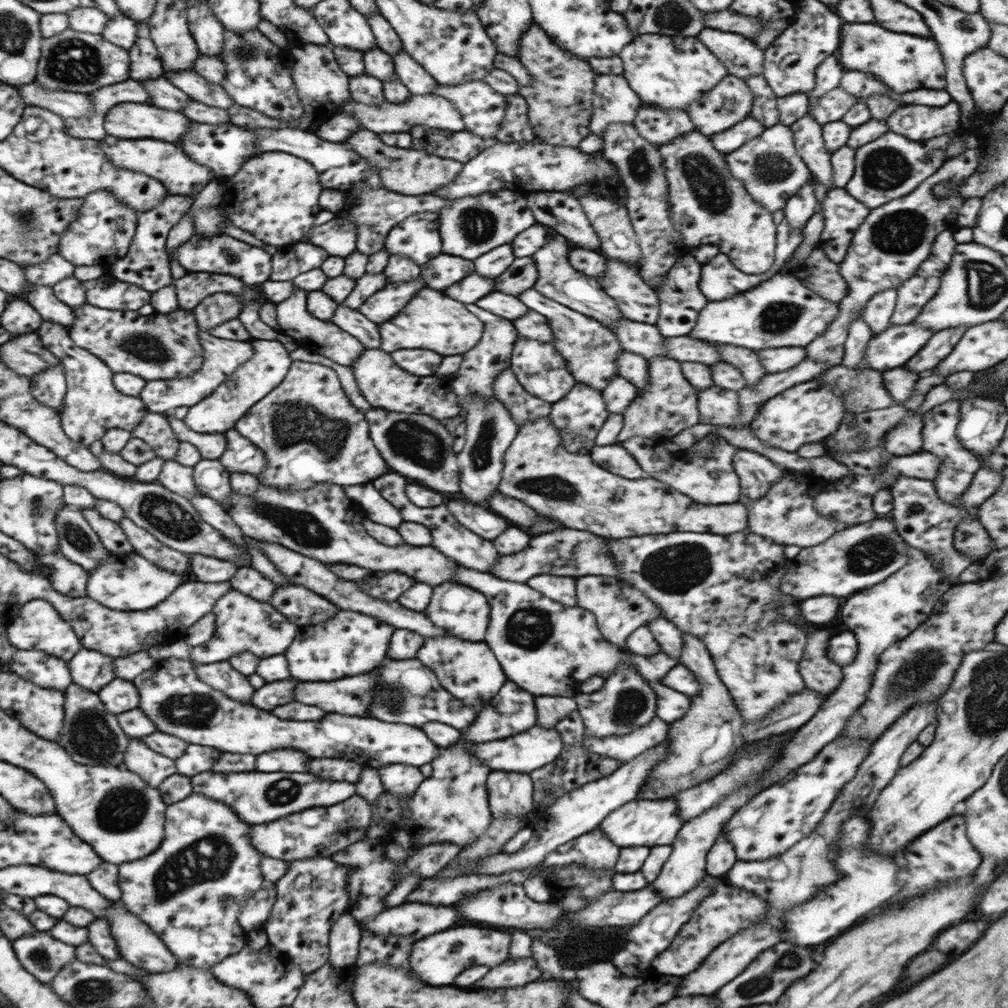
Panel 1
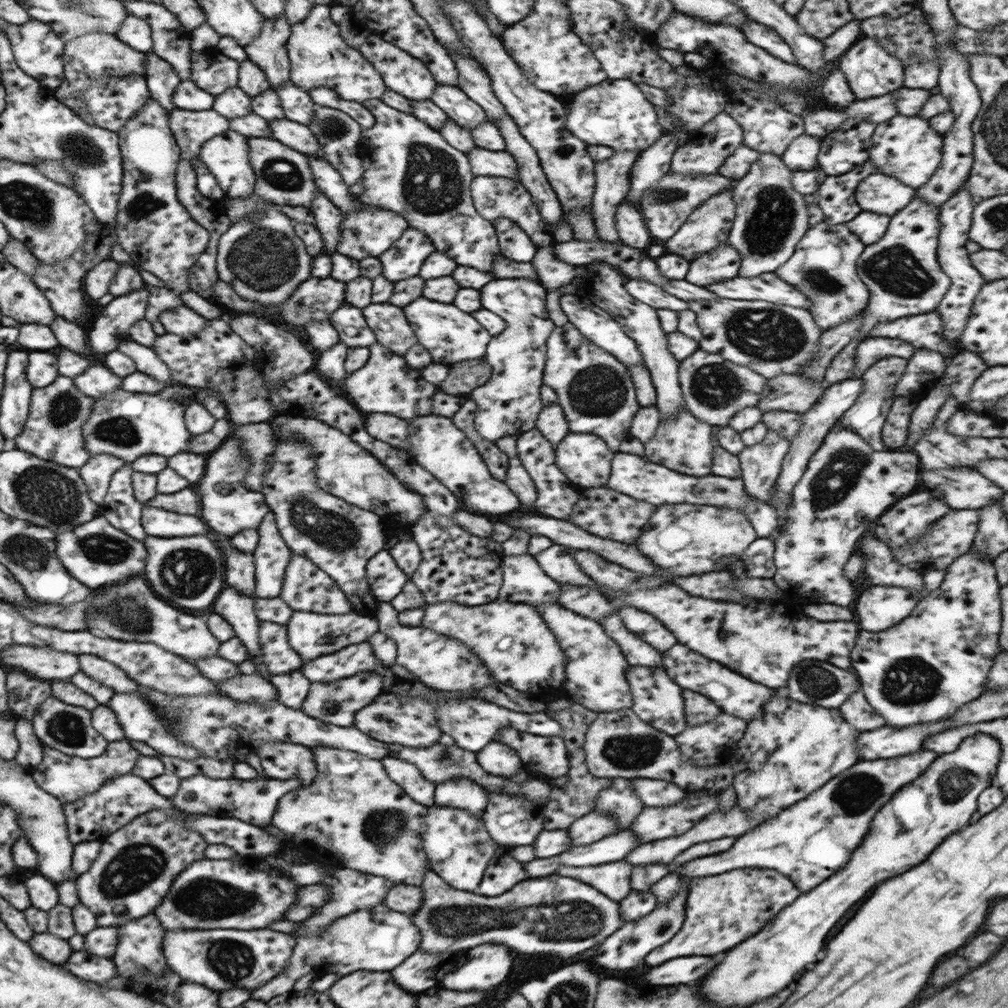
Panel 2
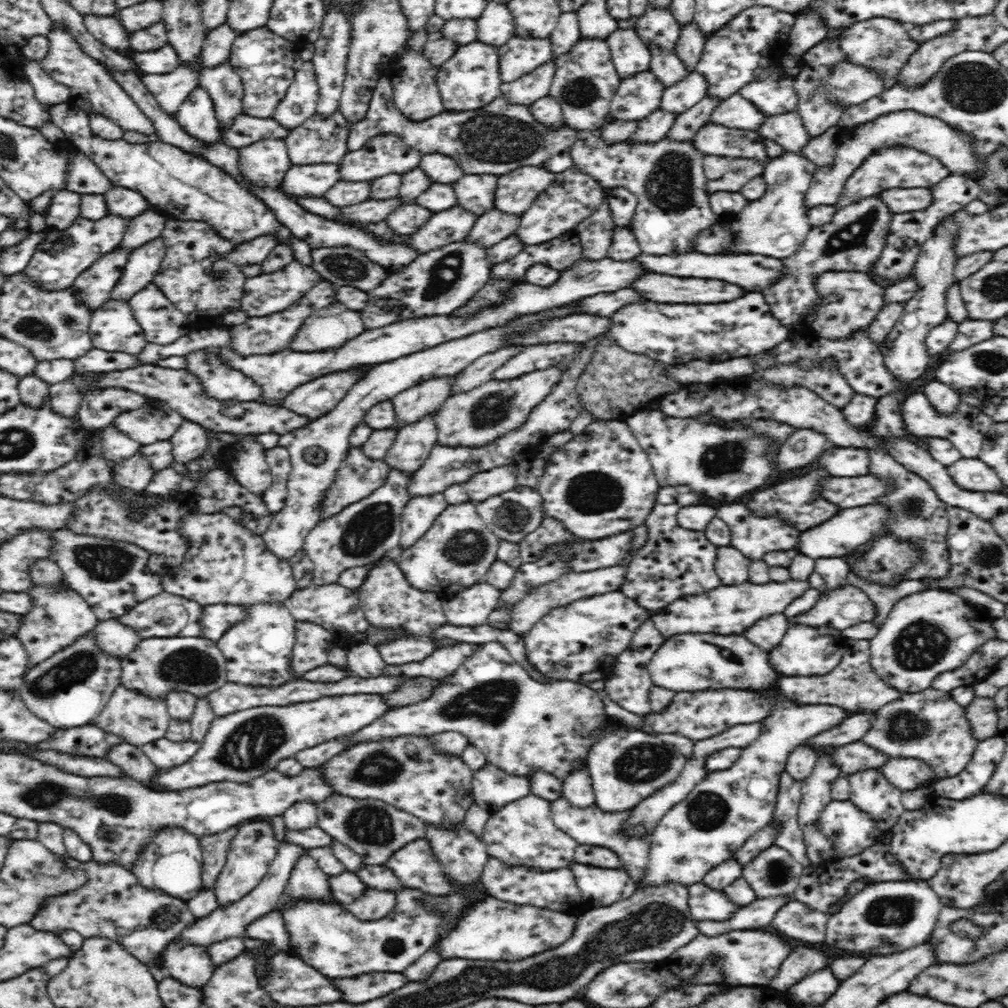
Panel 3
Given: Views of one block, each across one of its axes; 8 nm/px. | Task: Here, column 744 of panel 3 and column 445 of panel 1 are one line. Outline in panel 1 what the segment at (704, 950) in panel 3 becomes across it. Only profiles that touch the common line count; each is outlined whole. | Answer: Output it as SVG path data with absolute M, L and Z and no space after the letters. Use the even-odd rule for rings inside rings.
M452 928L446 932L438 932L434 936L426 936L413 944L409 961L412 970L418 974L420 980L424 980L430 986L448 986L460 972L464 972L468 966L498 966L508 960L508 948L510 948L510 934L500 930L488 930L488 928Z

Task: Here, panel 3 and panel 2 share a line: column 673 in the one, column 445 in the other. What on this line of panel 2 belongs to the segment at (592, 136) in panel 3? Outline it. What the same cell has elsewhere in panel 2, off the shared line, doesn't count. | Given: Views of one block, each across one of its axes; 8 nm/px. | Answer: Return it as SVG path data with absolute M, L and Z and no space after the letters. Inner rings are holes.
M382 99L366 100L362 104L373 114L375 124L373 128L363 129L361 135L360 153L365 174L360 183L364 184L366 191L358 194L358 199L362 203L397 212L406 219L410 227L426 234L437 252L446 252L446 256L454 258L456 264L468 264L482 272L492 272L494 254L498 254L498 237L493 222L484 219L474 207L471 185L475 175L467 154L453 148L440 132L427 126L416 116L399 112Z

